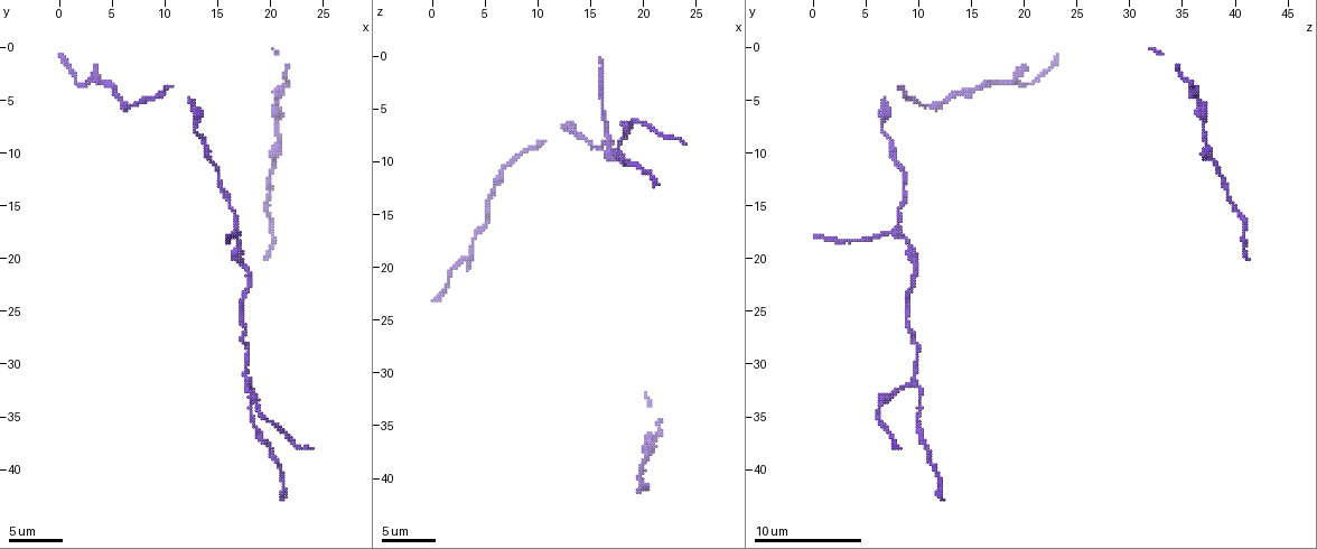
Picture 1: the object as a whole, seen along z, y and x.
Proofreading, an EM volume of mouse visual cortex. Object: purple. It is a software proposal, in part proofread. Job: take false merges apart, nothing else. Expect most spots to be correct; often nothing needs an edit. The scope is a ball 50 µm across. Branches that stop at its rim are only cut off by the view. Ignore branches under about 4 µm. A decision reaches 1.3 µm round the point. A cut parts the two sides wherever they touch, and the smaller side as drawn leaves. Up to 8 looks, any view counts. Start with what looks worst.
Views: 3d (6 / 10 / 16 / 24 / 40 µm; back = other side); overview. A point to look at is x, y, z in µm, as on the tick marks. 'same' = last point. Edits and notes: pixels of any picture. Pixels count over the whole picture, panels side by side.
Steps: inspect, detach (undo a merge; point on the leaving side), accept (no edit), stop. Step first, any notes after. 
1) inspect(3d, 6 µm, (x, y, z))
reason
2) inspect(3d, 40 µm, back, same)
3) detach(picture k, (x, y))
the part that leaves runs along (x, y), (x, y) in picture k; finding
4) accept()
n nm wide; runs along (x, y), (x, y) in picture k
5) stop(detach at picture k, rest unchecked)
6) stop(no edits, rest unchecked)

inspect(3d, 16 µm, (16.4, 17.6, 7.6))
two arms in line, one across

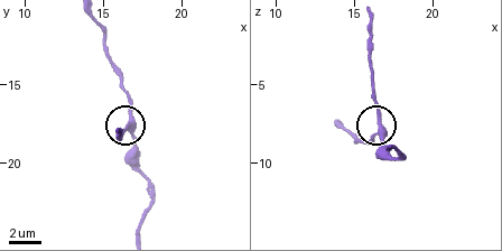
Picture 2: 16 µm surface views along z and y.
inspect(3d, 6 µm, (16.4, 17.4, 7.4))

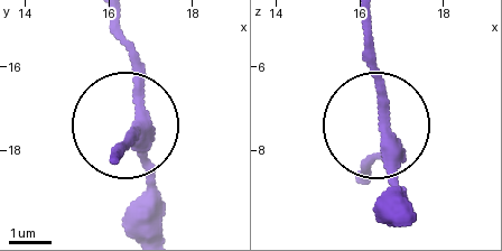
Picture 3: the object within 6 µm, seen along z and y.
accept()
all the same neuron

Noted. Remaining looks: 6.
inspect(3d, 10 µm, (17.8, 32.0, 9.4))
branch point

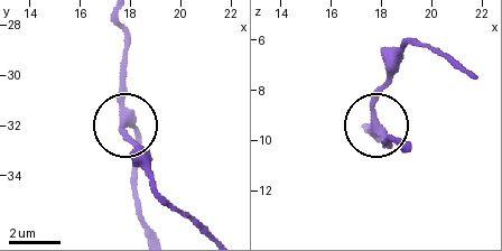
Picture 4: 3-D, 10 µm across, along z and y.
inspect(3d, 6 µm, (17.8, 32.0, 9.4))

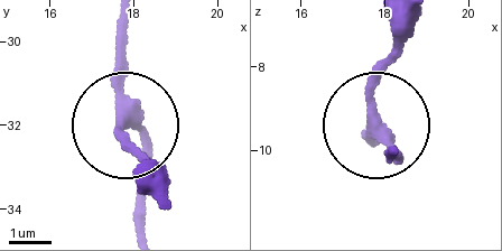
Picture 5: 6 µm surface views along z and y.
accept()
3 arms; runs along (130, 24), (119, 130), (137, 151), (141, 184) in picture 5; continuous, no second neuron

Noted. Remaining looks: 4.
inspect(3d, 6 µm, (20.4, 10.4, 37.6))

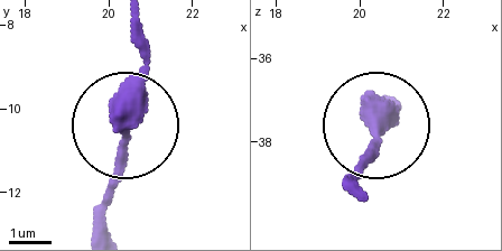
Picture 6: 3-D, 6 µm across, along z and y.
accept()
3 arms; continuous, no second neuron

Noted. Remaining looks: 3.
inspect(3d, 16 µm, (14.4, 10.8, 7.6))
calibre changes

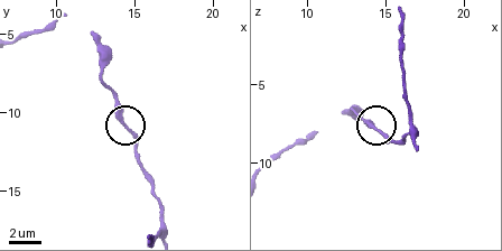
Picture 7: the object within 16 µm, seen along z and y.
accept()
230 nm wide; continuous, no second neuron

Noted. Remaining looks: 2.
stop(no edits, rest unchecked)

